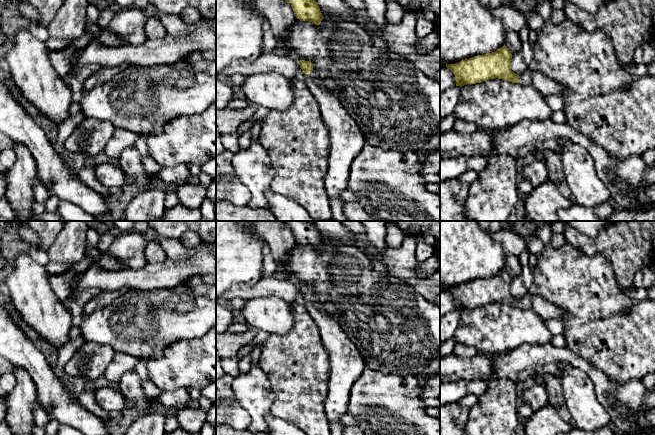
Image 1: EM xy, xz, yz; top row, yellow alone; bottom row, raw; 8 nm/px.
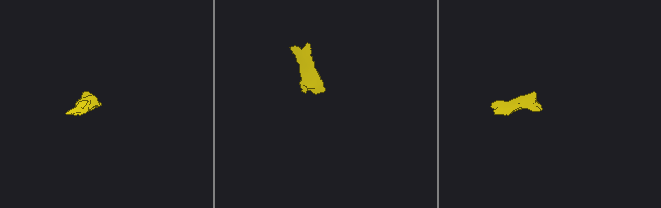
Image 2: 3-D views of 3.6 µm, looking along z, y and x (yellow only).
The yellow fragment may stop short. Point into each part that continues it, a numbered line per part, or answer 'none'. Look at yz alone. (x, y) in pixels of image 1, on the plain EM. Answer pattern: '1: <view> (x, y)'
1: yz (546, 310)

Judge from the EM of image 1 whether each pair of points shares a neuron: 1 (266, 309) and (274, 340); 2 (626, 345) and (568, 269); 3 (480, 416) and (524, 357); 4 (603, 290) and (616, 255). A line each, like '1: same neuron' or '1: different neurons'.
1: different neurons
2: same neuron
3: different neurons
4: different neurons

